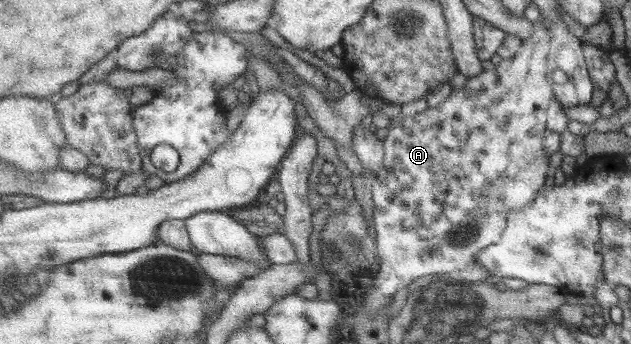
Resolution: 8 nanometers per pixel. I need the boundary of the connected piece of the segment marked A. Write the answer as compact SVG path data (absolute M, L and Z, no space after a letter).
M539 20L535 22L535 33L524 41L523 46L513 58L507 58L500 62L493 71L483 71L476 77L467 79L464 86L459 90L451 92L450 97L443 101L438 107L428 108L422 113L417 113L414 117L407 117L400 125L389 129L384 138L386 147L385 165L376 173L377 183L373 185L373 199L375 205L375 229L377 230L377 255L379 266L375 268L373 286L365 293L365 303L367 303L367 313L379 313L385 305L393 301L397 291L405 289L409 283L424 275L453 275L455 272L463 274L465 267L475 266L477 257L486 247L499 243L502 238L502 231L505 231L505 215L525 207L529 202L537 199L542 188L547 185L547 178L552 177L553 171L549 170L549 157L551 153L546 149L546 131L548 130L548 110L555 100L553 85L547 80L549 55L551 52L551 40L553 40L553 30L551 22Z

